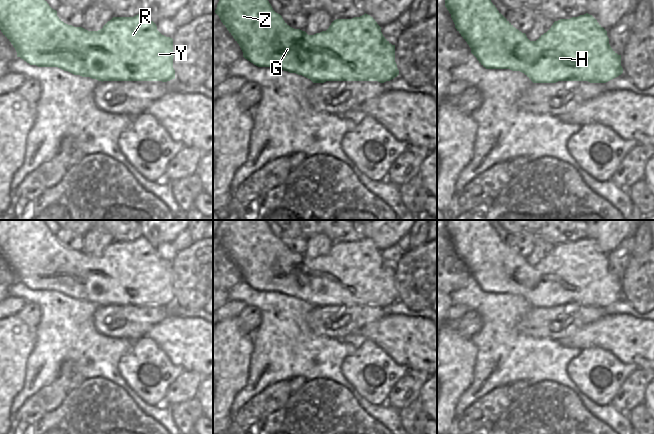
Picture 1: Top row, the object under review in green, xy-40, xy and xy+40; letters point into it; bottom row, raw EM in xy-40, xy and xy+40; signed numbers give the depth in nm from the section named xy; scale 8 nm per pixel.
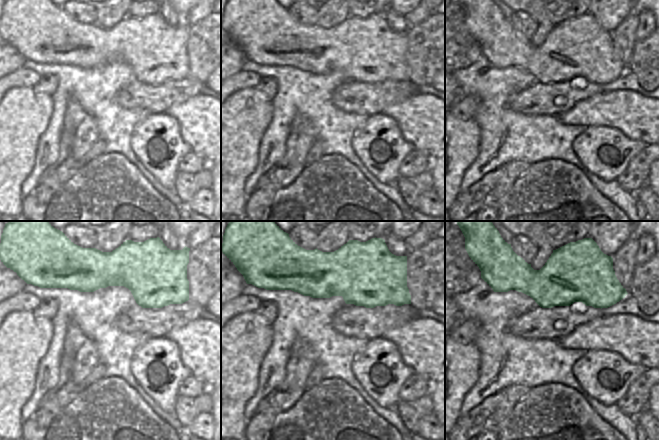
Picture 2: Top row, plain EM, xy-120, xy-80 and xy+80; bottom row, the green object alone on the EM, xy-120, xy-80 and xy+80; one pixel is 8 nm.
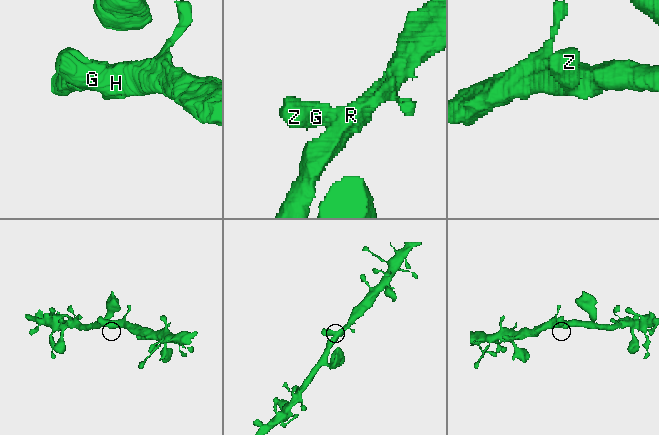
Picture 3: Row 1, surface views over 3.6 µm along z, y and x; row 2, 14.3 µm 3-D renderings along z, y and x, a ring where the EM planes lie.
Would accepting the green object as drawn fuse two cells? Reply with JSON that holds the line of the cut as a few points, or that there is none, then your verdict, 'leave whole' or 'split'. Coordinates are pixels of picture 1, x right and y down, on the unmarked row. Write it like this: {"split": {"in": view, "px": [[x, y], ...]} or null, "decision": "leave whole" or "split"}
{"split": null, "decision": "leave whole"}

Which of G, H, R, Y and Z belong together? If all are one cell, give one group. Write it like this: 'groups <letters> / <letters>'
groups G H R Y Z

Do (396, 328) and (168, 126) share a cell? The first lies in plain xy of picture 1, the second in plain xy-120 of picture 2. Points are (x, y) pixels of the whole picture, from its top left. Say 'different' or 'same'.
different

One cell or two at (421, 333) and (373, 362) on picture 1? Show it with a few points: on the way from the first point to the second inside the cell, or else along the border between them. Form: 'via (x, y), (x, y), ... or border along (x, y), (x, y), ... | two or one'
border along (367, 340), (380, 346), (398, 364), (406, 367) | two

